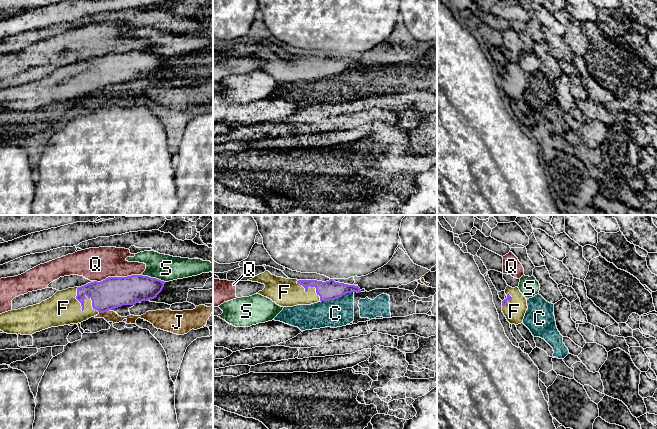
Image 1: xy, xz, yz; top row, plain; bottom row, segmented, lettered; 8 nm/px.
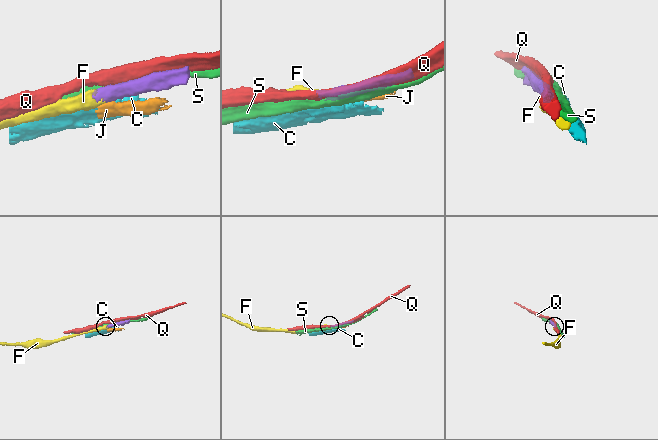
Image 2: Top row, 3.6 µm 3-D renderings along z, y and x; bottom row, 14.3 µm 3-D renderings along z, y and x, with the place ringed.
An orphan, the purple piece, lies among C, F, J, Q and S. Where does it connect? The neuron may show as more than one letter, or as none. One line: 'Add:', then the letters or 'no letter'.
Add: F

